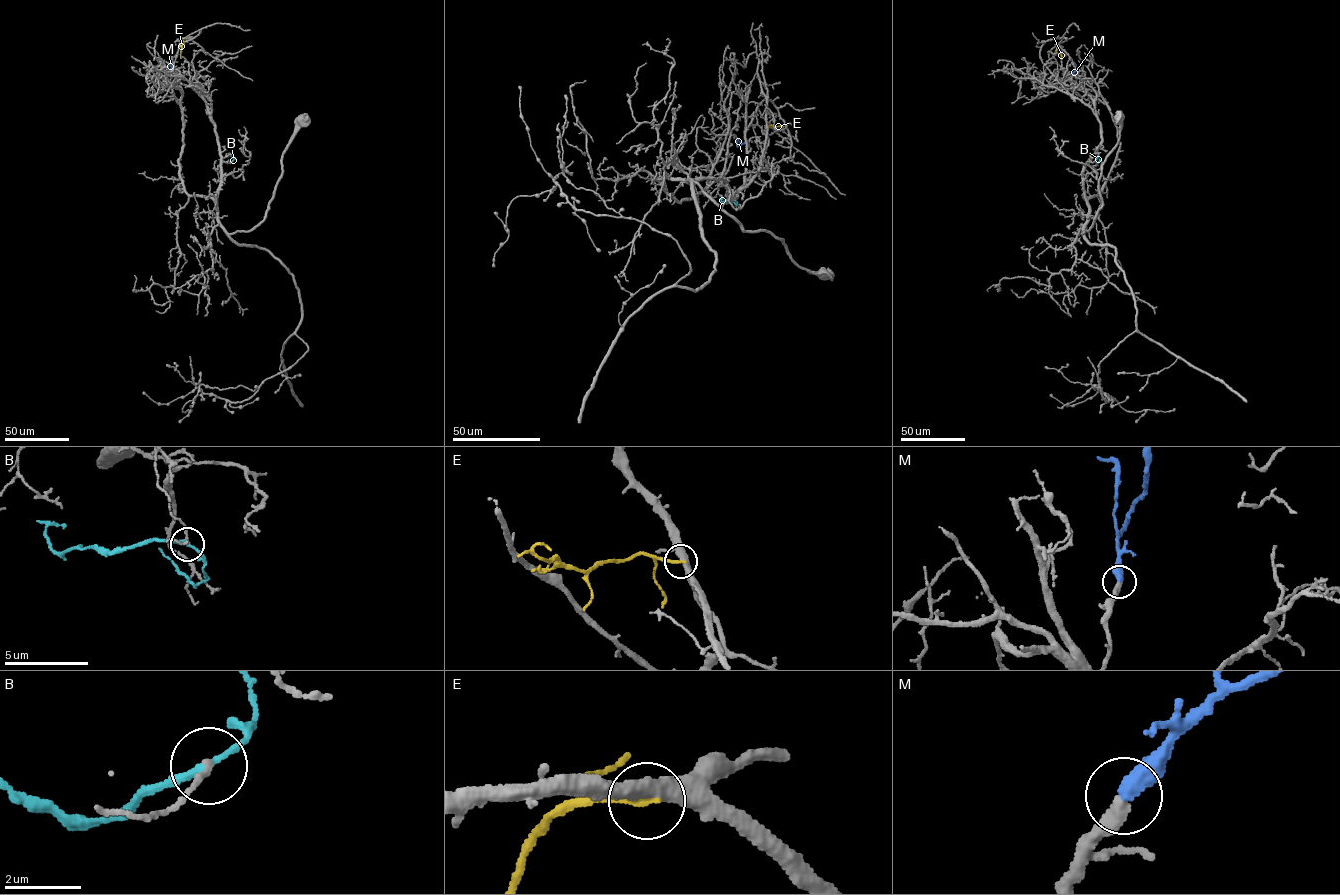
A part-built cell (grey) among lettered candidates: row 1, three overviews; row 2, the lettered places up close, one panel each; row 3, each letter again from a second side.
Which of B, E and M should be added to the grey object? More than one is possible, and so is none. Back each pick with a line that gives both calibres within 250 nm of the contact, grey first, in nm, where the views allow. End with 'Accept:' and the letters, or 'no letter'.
M: 360/440 nm
Accept: M

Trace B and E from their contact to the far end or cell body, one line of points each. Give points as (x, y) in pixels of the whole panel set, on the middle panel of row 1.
B: (735, 200), (721, 201), (723, 199)
E: (785, 126), (769, 125), (761, 131)

